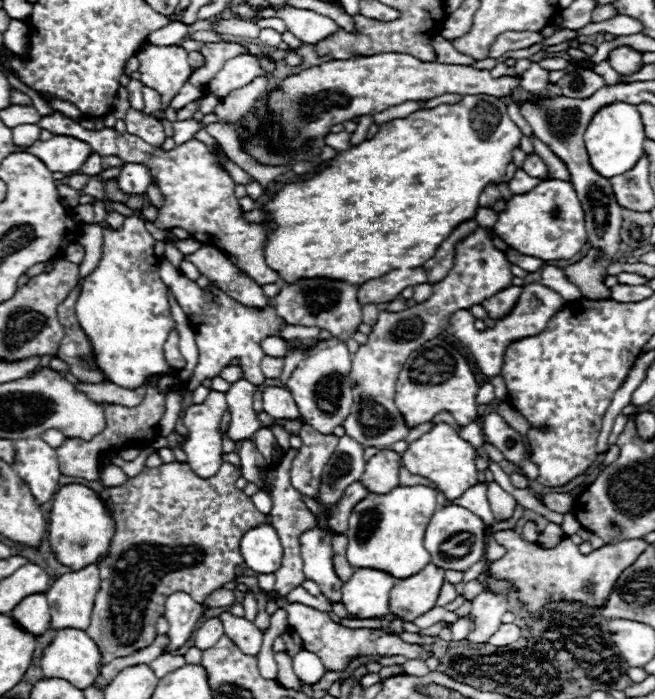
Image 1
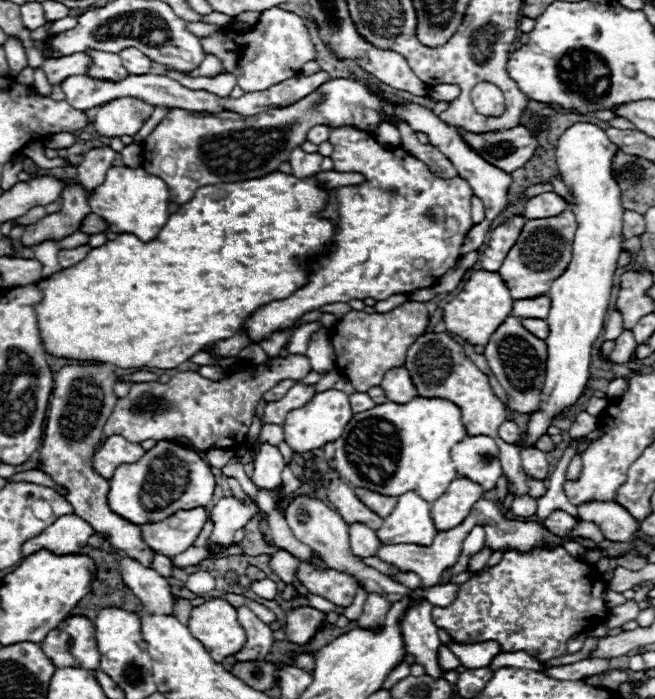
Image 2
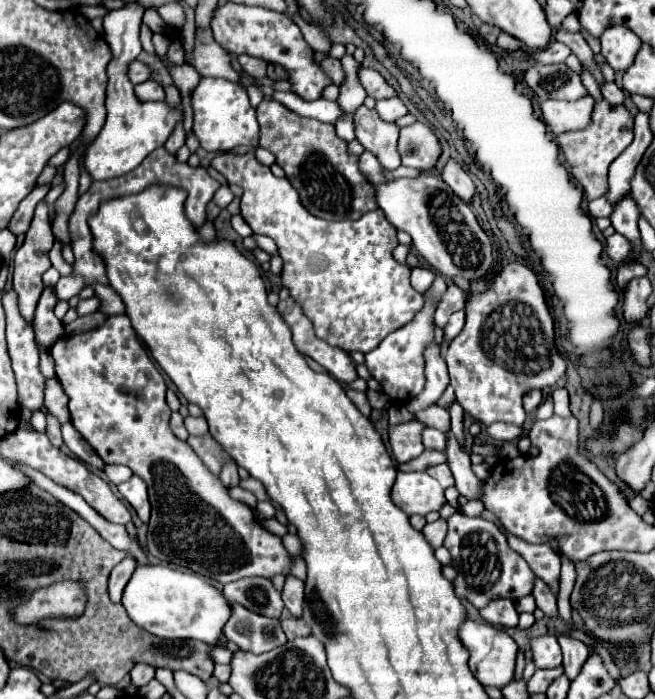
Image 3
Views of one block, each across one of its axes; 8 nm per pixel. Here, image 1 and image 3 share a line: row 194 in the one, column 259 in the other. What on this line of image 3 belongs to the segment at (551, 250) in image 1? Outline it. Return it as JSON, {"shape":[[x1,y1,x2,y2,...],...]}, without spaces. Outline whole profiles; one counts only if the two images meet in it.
{"shape":[[126,314,108,316,104,324,94,330,60,338,50,348,50,354,56,360,56,376,68,396,70,420,74,428,106,464,124,464,148,484,152,504,152,516,148,522,148,552,152,556,190,568,192,572,222,584,248,576,272,580,278,574,290,574,292,556,286,552,282,538,262,526,262,516,258,516,254,508,234,500,222,480,206,468,188,442,182,442,172,434,172,412,166,404,166,382,138,340]]}

